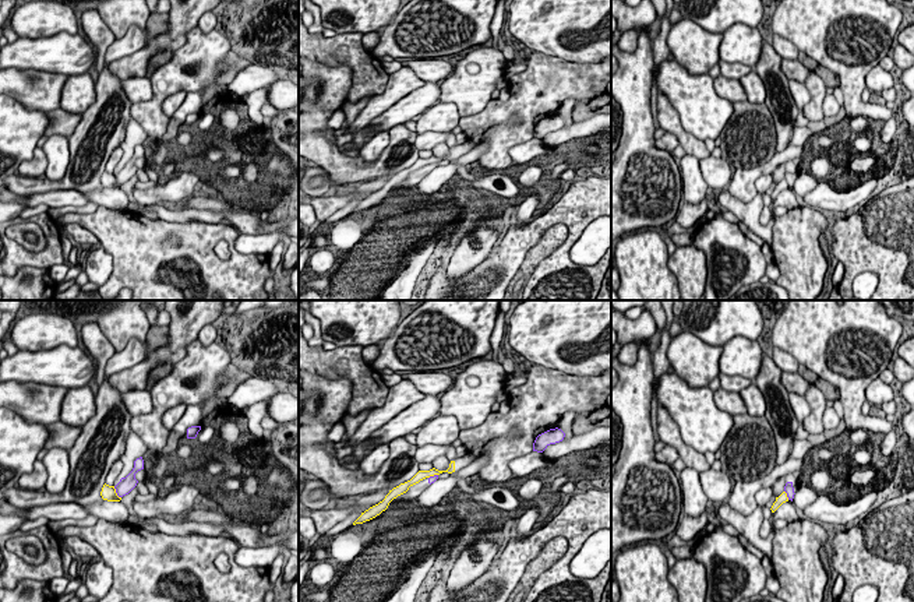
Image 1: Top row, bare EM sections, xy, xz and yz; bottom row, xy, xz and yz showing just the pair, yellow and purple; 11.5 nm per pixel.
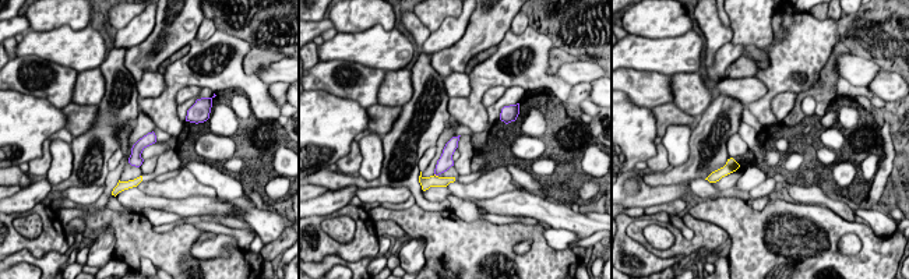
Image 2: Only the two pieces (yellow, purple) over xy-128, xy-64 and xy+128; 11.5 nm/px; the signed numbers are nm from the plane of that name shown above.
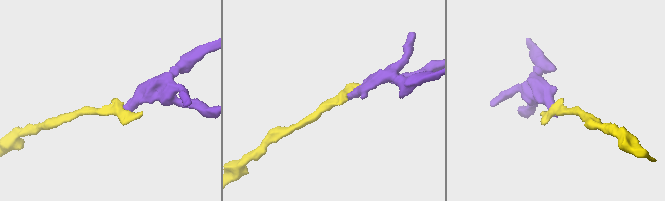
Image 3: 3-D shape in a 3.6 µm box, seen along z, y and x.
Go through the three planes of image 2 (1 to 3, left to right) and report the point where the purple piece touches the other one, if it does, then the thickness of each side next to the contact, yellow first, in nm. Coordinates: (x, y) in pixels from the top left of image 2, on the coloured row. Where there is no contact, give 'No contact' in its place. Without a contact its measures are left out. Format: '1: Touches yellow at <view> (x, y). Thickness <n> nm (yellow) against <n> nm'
1: No contact
2: Touches yellow at xy-64 (434, 175). Thickness 140 nm (yellow) against 160 nm
3: No contact

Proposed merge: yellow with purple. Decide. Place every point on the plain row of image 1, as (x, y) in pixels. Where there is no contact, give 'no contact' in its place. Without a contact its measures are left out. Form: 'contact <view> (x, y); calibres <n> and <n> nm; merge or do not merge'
contact xy (115, 179); calibres 160 and 180 nm; do not merge

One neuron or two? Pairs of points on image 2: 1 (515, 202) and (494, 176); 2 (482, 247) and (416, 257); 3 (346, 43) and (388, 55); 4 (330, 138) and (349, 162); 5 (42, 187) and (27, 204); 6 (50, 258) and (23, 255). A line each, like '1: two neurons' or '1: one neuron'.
1: two neurons
2: two neurons
3: one neuron
4: two neurons
5: one neuron
6: one neuron

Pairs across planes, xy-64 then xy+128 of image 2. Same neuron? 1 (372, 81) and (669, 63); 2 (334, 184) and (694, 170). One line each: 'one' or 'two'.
1: two
2: one

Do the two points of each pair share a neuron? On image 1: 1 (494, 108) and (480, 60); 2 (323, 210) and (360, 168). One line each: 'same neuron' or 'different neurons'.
1: different neurons
2: different neurons

